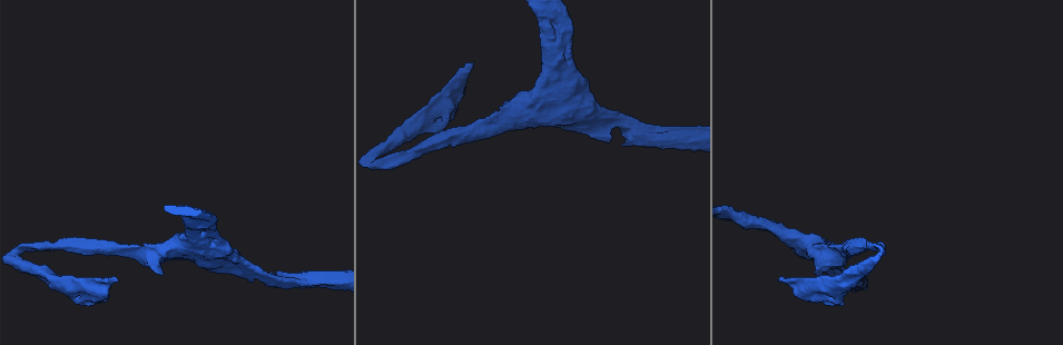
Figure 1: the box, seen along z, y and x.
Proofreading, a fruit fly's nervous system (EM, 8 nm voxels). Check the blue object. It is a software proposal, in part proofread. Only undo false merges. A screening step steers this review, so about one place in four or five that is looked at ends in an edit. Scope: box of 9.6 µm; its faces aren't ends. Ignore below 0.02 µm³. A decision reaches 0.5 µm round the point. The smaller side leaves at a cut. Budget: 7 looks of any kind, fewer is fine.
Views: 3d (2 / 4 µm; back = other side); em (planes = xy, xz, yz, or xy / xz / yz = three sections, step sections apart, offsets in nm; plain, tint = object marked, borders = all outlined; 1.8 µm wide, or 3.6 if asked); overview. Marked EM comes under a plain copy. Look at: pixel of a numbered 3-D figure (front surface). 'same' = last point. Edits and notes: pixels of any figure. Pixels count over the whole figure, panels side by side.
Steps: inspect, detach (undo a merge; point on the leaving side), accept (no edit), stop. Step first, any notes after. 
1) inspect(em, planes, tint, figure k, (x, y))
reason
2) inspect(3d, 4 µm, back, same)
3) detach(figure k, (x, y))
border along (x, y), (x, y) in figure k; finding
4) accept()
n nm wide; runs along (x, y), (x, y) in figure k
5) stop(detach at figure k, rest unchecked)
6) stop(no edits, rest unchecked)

inspect(3d, 4 µm, figure 1, (81, 285))
arms part here

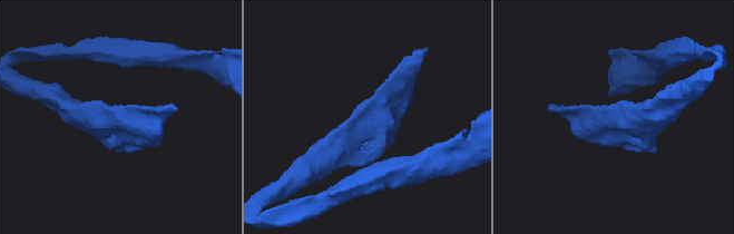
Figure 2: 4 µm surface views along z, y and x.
inspect(em, planes, tint, figure 2, (619, 118))

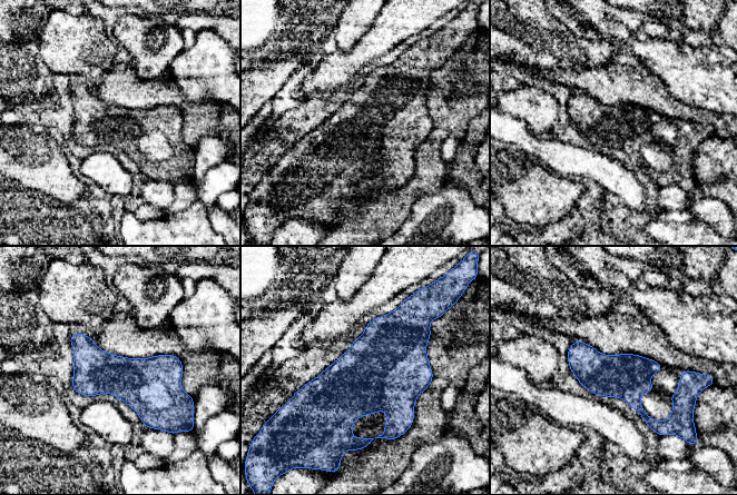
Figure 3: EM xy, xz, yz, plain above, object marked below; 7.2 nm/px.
accept()
340 nm wide; all the same cell

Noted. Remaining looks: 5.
inspect(em, xz, step 16, tint, figure 1, (156, 262))
thick turns thin

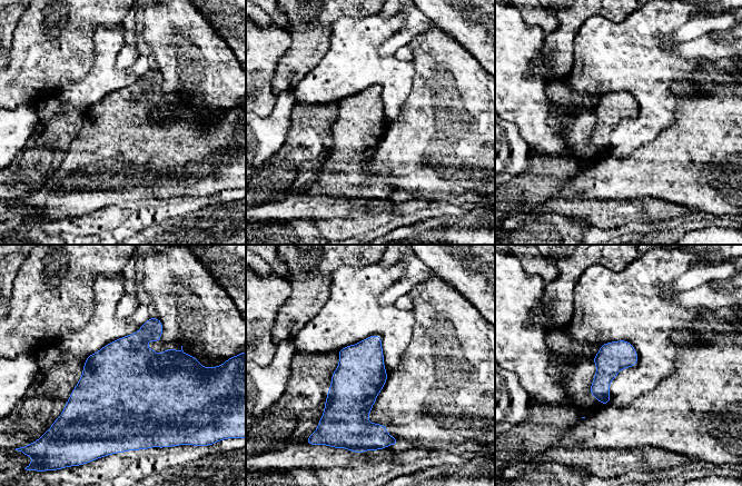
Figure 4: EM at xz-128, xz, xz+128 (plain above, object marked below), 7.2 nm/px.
accept()
all the same cell

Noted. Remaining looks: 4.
inspect(3d, 4 µm, figure 1, (195, 222))
a fork

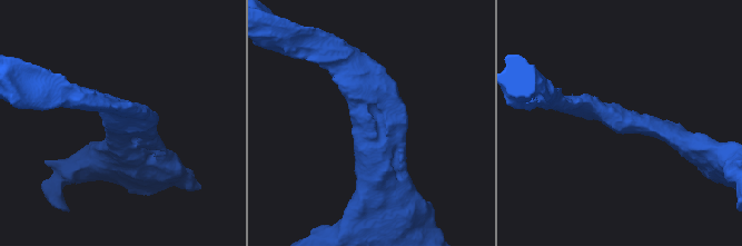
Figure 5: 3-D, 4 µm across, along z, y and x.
inspect(em, planes, tint, figure 5, (626, 122))

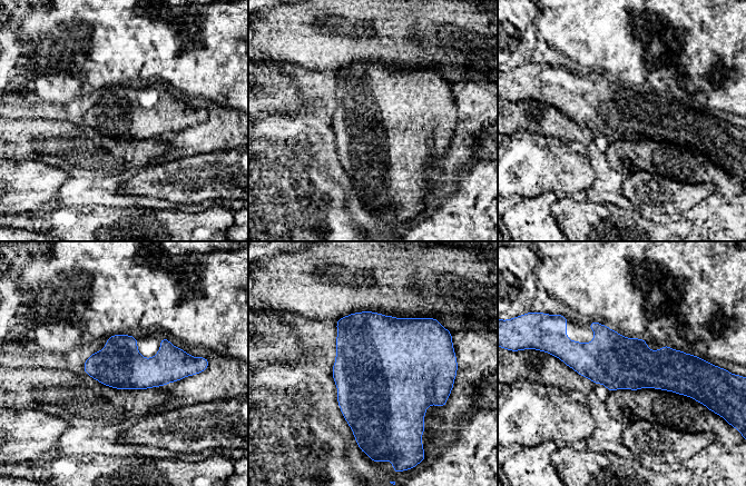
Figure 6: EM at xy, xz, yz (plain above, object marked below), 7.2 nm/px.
accept()
one cell here

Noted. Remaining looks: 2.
stop(no edits, rest unchecked)

